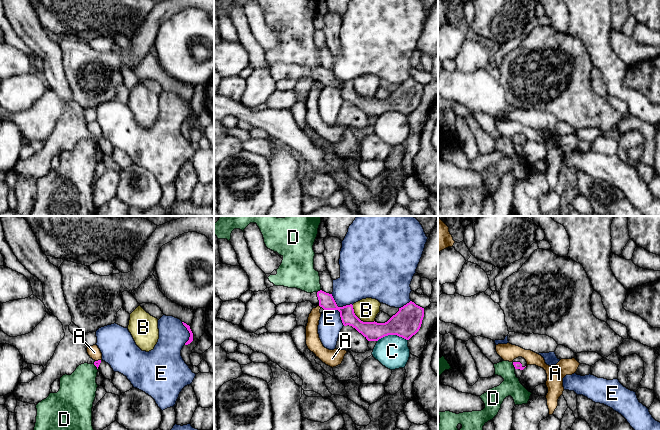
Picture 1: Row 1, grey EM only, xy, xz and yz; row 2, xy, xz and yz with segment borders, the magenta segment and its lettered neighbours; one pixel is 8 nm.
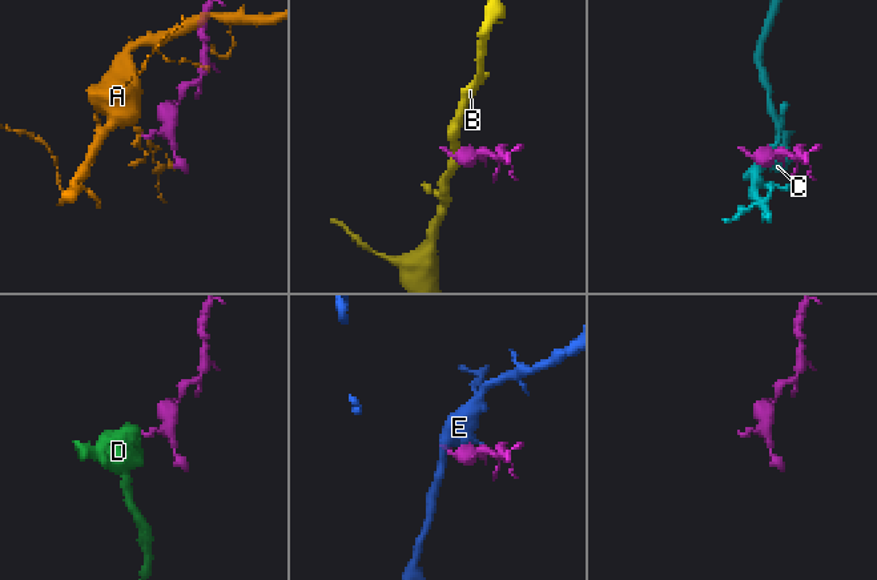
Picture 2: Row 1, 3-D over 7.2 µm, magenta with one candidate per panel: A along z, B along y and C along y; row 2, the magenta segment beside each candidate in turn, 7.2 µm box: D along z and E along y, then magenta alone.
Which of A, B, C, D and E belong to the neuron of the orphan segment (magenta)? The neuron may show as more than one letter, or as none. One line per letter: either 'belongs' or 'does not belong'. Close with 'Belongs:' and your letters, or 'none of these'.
A: does not belong
B: does not belong
C: does not belong
D: does not belong
E: does not belong
Belongs: none of these

